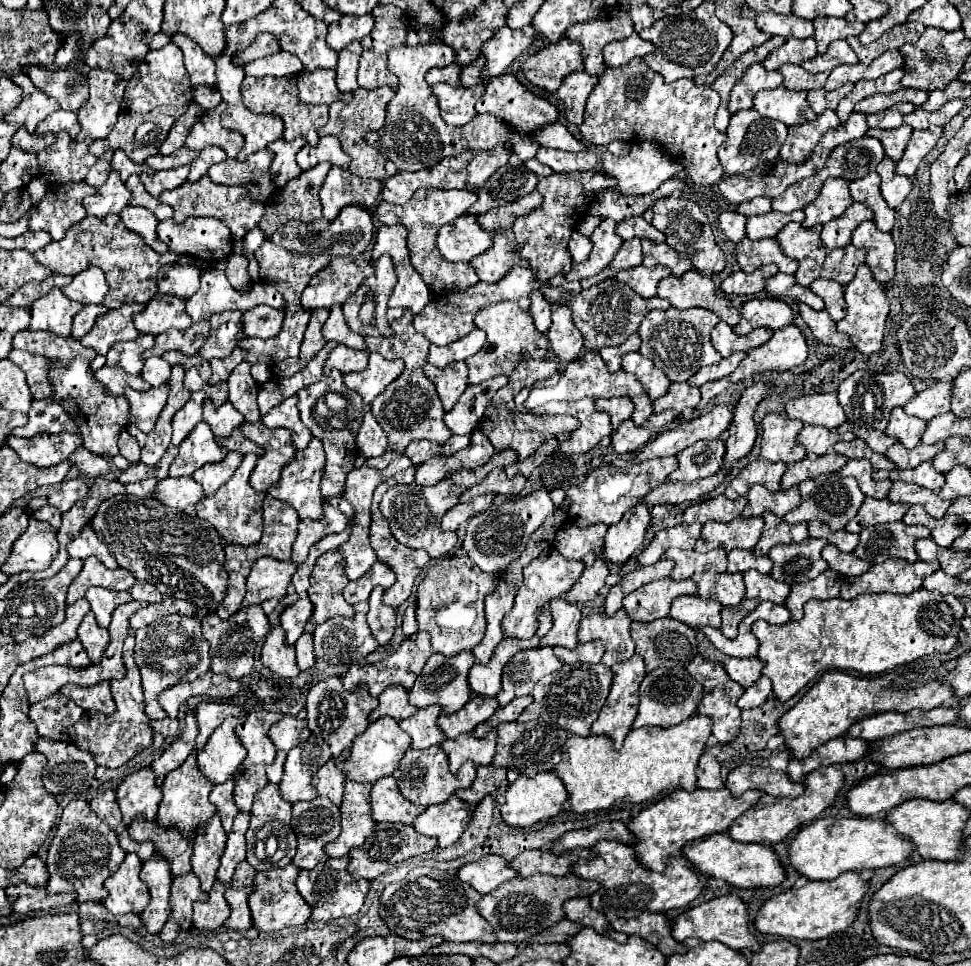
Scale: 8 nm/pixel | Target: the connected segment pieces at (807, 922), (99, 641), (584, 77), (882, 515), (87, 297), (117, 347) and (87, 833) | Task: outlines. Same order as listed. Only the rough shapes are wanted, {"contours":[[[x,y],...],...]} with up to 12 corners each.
{"contours":[[[857,871],[765,901],[755,927],[823,939],[849,927],[869,883]],[[89,613],[79,625],[91,663],[99,659],[107,647],[109,631],[101,629],[95,615]],[[567,75],[557,91],[573,125],[583,123],[585,101],[597,79]],[[865,497],[845,531],[901,521],[909,505]],[[97,267],[73,277],[63,293],[77,303],[103,303],[109,287]],[[153,335],[119,341],[107,353],[107,365],[141,373],[141,353],[153,347]],[[85,799],[63,809],[47,893],[101,903],[125,851]]]}

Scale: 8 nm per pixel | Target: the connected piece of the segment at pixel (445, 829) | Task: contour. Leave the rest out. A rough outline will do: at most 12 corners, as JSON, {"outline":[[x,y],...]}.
{"outline":[[451,795],[427,807],[415,831],[445,849],[459,841],[471,807]]}

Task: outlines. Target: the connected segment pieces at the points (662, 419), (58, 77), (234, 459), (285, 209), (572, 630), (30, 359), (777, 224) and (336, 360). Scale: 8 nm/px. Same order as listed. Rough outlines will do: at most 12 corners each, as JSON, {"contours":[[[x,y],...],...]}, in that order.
{"contours":[[[673,411],[651,415],[647,423],[631,419],[611,435],[617,453],[633,453],[655,439],[675,417]],[[27,65],[39,91],[65,111],[87,101],[87,79],[77,71]],[[229,453],[219,463],[207,463],[193,473],[205,497],[213,495],[241,463]],[[329,163],[291,179],[265,203],[269,239],[289,219],[321,219],[319,189]],[[565,599],[551,601],[551,631],[539,647],[573,649],[581,611]],[[13,349],[9,359],[27,375],[35,399],[55,393],[53,359]],[[803,211],[749,217],[747,237],[775,237],[787,223],[803,221]],[[337,345],[325,361],[325,375],[363,371],[369,351]]]}

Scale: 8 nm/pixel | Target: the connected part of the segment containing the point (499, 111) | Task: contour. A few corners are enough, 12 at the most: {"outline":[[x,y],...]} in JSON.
{"outline":[[513,75],[491,77],[477,113],[493,113],[521,135],[559,111]]}

